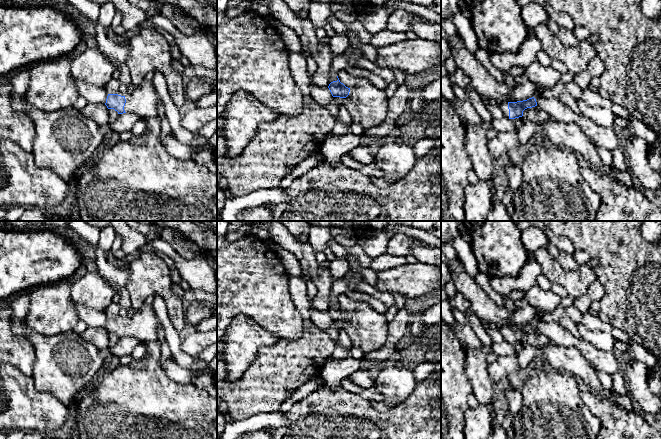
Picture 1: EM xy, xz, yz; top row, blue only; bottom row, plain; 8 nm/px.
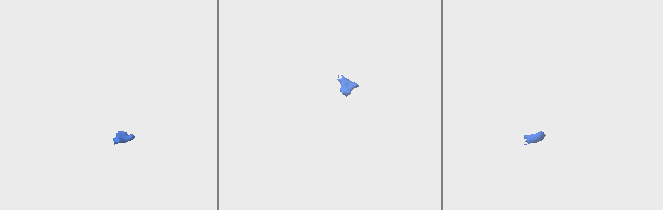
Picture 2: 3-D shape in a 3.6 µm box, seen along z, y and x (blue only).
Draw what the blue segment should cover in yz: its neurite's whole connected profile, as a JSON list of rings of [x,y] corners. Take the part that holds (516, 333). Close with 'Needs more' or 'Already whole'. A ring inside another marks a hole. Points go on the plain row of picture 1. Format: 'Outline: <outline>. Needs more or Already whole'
Outline: [[[534,321],[517,326],[504,326],[500,329],[500,333],[505,342],[515,343],[523,340],[523,335],[527,332],[537,330]]]. Needs more

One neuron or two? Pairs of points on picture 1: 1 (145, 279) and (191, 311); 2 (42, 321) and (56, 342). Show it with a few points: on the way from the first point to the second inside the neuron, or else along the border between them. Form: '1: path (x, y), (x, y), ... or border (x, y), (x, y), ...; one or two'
1: border (184, 306), (184, 317), (189, 327); two
2: border (28, 327), (43, 334), (71, 331); two

